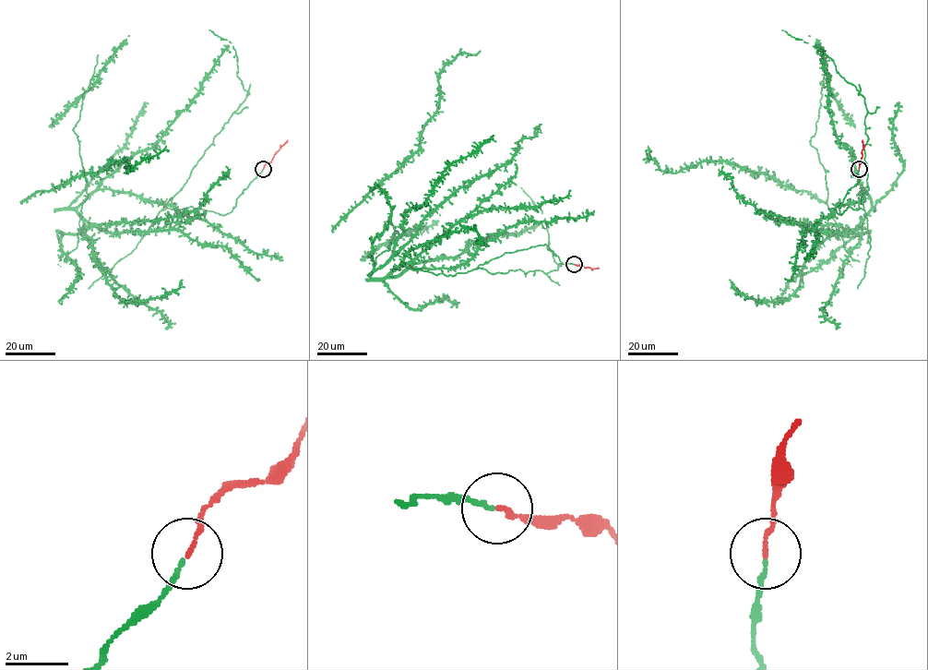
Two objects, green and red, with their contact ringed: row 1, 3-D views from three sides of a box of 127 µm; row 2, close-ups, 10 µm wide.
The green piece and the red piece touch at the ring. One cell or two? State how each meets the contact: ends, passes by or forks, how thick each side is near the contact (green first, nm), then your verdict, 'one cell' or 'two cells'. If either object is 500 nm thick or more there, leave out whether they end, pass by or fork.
green ends | red ends | 120/140 nm | one cell

